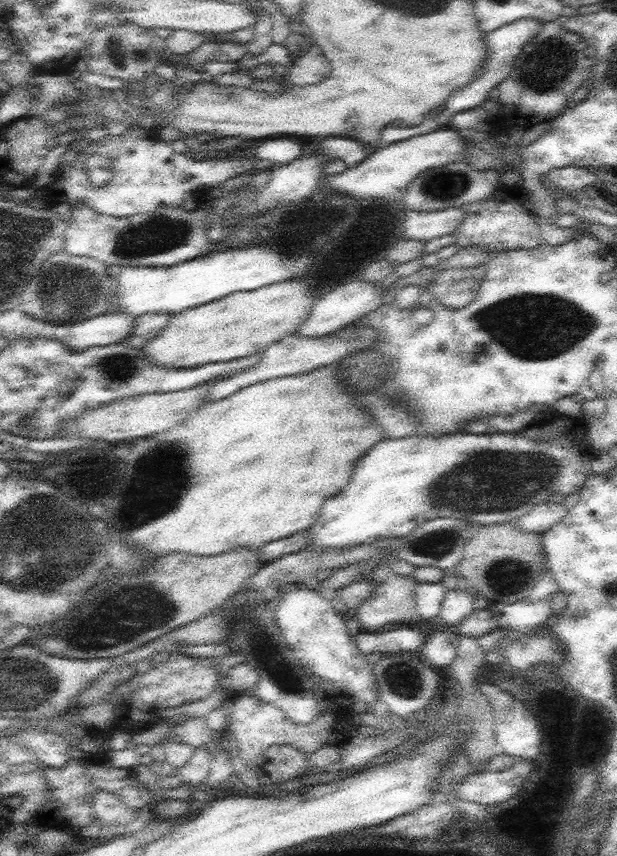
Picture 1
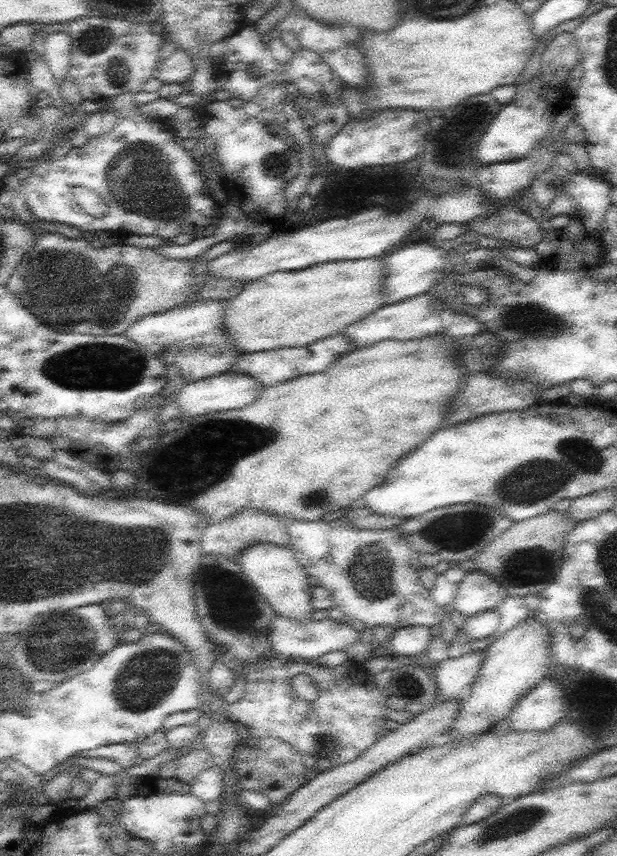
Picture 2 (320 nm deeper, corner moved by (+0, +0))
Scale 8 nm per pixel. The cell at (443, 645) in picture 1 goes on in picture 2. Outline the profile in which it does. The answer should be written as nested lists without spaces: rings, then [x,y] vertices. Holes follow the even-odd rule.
[[[427,626],[402,627],[395,629],[384,649],[395,656],[414,657],[421,652],[424,654],[432,639],[431,629]]]

